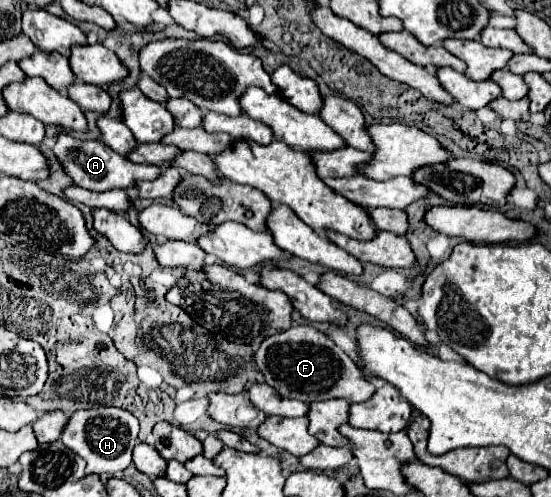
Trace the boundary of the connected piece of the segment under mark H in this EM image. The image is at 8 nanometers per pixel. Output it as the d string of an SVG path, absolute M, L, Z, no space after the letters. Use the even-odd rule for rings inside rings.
M99 407L99 409L81 409L75 411L61 433L61 443L69 447L87 463L87 473L107 473L121 475L125 467L131 465L131 451L137 443L139 421L129 411L119 407Z

